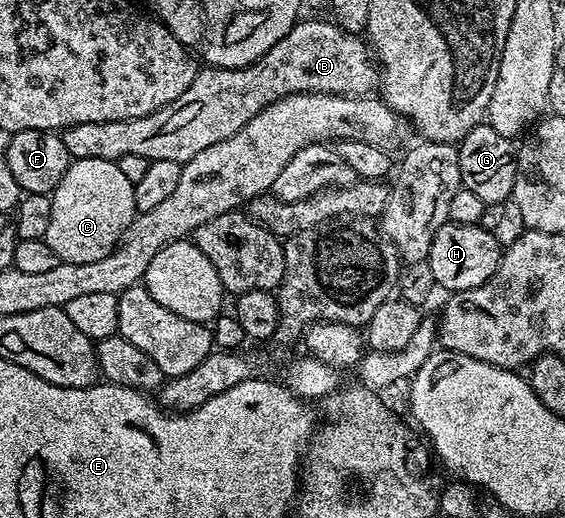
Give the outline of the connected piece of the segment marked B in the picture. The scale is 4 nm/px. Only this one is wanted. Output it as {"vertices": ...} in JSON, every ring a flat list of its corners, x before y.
{"vertices":[[299,20,264,54,260,60,253,61,251,65,245,65,242,69,216,69,213,67,199,68,196,79,192,79,192,87,180,95,180,99,172,99,162,109,152,111,143,117,136,119,120,119,108,123,80,123,61,130,60,136,64,147,68,147,71,158,80,159,104,159,116,161,124,155,144,155,149,161,160,159,172,159,185,163,204,147,212,147,212,143,220,143,220,139,228,139,248,123,264,107,284,99,288,95,297,93,342,93,346,97,360,97,371,92,376,85,376,61,371,50,364,47,364,41,357,33,344,31,333,20,305,21]]}

